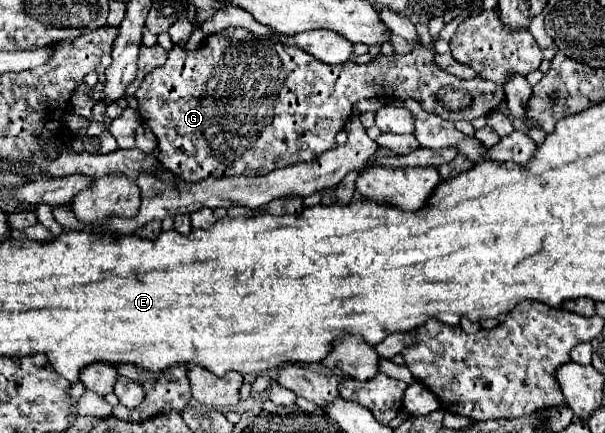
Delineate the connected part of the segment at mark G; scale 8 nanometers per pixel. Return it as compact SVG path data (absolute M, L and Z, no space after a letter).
M228 27L220 33L212 33L204 39L204 43L196 49L196 51L188 51L184 47L172 47L168 51L168 59L164 65L156 67L152 73L148 73L140 85L140 89L136 91L136 99L138 99L138 113L142 117L142 123L146 127L152 129L152 133L156 135L158 139L158 149L162 151L158 155L160 163L164 163L166 169L170 169L172 173L176 173L180 179L184 179L186 183L198 183L200 179L208 179L208 177L240 177L240 175L246 175L246 177L256 177L256 175L268 175L272 173L274 169L280 169L280 167L288 167L288 165L294 165L294 163L304 163L304 161L316 161L322 153L330 151L330 149L336 149L338 143L336 143L336 135L344 129L348 117L352 115L352 109L354 105L360 101L360 99L370 99L370 97L396 97L396 99L406 99L406 97L412 97L416 99L426 111L430 113L436 113L444 119L450 119L452 123L454 121L460 121L464 119L464 115L460 115L460 111L448 111L442 103L440 103L440 97L438 97L438 91L440 89L464 89L468 91L468 95L472 97L472 103L466 107L466 119L472 121L476 117L482 117L486 113L490 113L492 109L498 107L498 103L504 99L504 89L502 85L498 83L492 83L492 81L486 81L486 79L468 79L468 81L462 81L462 79L456 79L454 75L448 75L448 71L436 67L436 63L432 63L432 53L424 47L424 45L416 45L410 53L406 55L398 55L398 53L392 53L392 55L380 55L376 59L372 59L368 65L358 65L354 61L348 61L348 63L342 63L342 65L336 65L336 67L328 67L326 63L320 63L318 59L312 59L310 55L306 55L304 51L300 51L298 47L286 47L282 45L280 41L276 39L270 39L270 37L258 37L258 35L252 35L252 33L244 33L244 29L238 29L238 27Z

